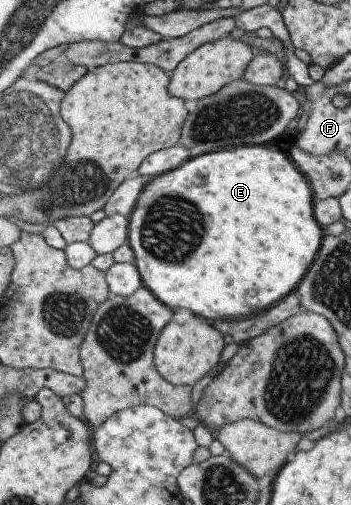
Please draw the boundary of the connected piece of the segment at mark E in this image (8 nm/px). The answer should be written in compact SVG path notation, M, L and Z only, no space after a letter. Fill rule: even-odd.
M243 145L232 149L218 150L189 159L179 168L157 175L145 185L135 210L132 210L129 217L130 237L128 242L134 250L135 265L143 277L144 286L151 289L161 302L167 303L167 306L172 309L187 308L193 314L202 316L208 321L249 317L271 308L287 293L295 290L315 253L319 250L324 232L314 219L312 201L312 192L306 178L297 170L296 164L290 160L290 157L286 157L274 145L269 148L264 145Z

